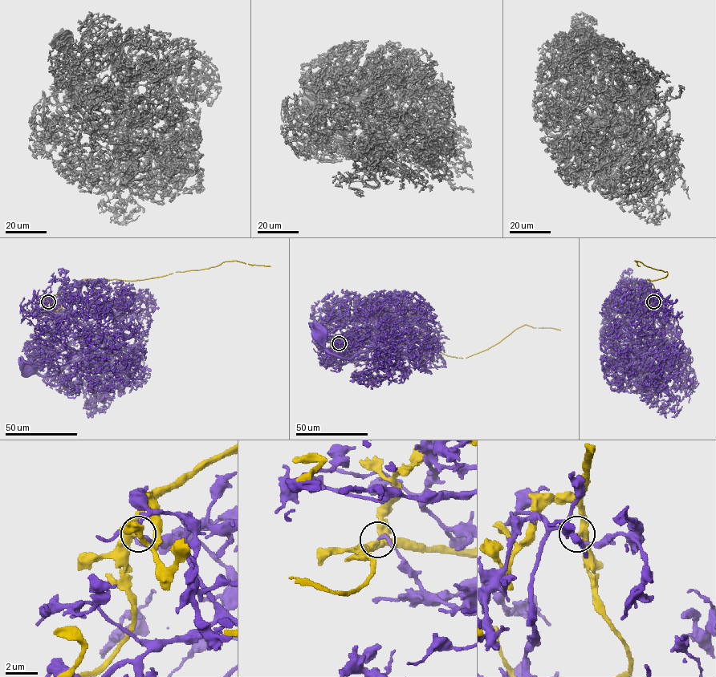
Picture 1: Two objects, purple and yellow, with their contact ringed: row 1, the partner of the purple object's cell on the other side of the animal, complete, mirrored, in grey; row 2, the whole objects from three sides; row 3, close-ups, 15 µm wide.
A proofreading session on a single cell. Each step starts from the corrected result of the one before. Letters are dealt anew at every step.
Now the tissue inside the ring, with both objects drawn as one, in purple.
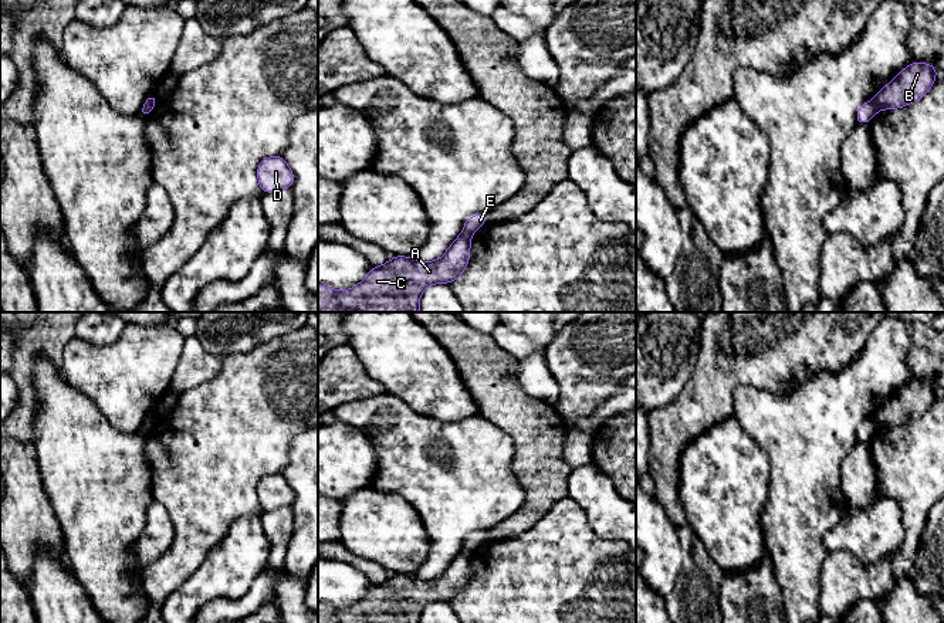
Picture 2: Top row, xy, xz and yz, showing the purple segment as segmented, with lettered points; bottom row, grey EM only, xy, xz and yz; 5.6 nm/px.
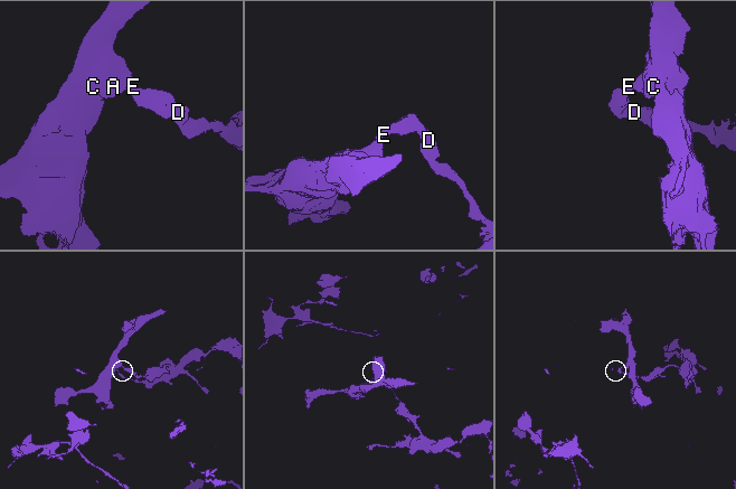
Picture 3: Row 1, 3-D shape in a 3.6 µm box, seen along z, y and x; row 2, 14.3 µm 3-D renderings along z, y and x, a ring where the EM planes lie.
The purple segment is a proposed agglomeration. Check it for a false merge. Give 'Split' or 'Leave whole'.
Split

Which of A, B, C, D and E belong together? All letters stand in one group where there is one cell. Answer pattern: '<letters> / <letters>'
A B C / D E

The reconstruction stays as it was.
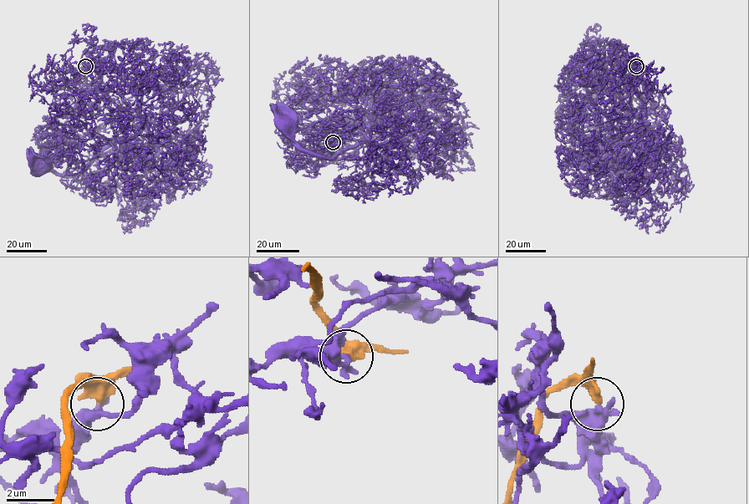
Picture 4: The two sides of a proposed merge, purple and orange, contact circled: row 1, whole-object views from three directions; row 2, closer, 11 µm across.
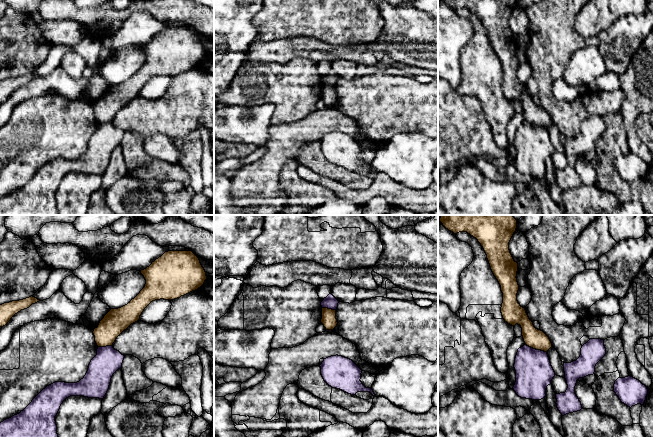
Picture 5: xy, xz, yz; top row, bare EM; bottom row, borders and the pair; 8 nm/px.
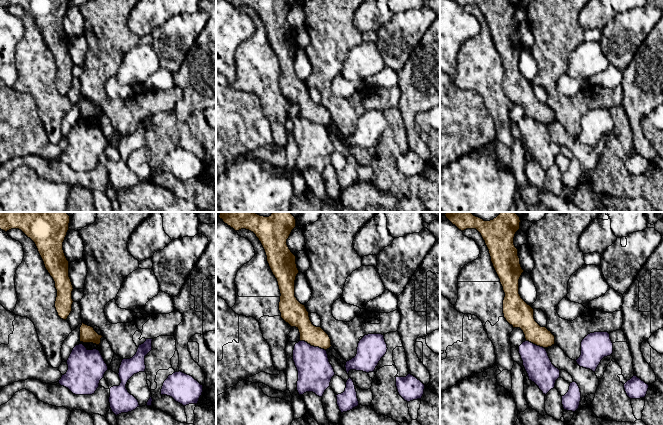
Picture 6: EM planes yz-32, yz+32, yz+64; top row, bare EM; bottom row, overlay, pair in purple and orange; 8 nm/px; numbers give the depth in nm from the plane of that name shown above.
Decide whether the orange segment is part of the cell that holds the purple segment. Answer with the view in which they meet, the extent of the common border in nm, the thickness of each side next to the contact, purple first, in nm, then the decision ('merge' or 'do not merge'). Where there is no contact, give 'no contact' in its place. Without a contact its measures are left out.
yz | 190 nm | 300/160 nm | do not merge

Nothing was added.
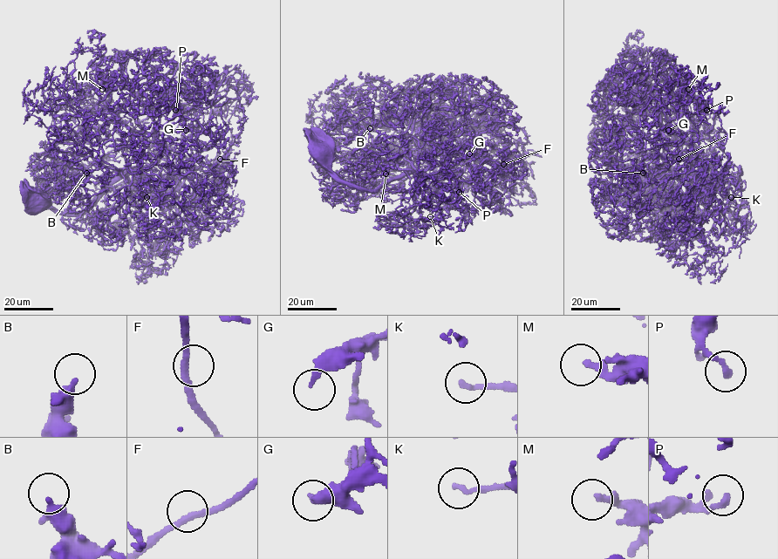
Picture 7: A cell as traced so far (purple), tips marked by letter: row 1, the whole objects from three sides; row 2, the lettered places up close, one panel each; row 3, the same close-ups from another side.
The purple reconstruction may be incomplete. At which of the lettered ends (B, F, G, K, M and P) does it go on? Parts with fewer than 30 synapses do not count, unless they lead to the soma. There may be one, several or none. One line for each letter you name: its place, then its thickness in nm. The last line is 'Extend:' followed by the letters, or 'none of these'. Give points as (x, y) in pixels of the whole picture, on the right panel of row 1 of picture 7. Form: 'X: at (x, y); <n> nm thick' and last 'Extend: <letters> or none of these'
B: at (643, 173); 440 nm thick
Extend: B

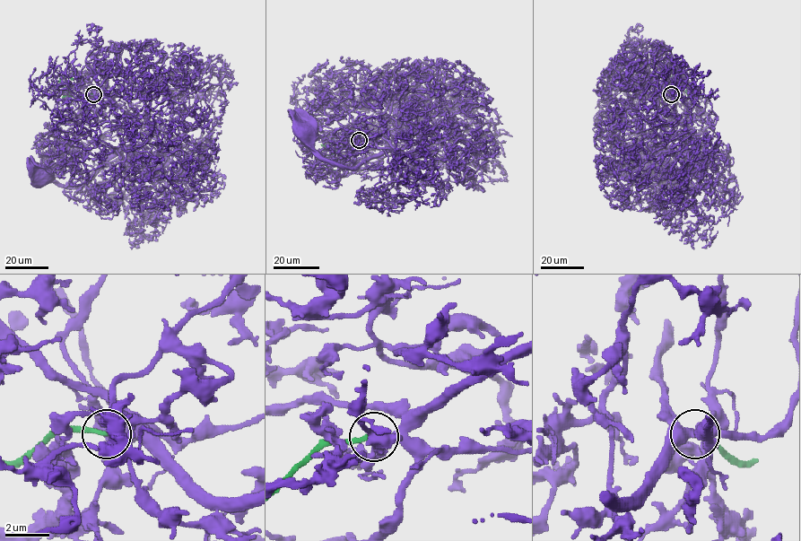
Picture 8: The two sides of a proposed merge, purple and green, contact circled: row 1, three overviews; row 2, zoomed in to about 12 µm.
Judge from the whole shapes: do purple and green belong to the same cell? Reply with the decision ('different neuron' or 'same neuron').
same neuron

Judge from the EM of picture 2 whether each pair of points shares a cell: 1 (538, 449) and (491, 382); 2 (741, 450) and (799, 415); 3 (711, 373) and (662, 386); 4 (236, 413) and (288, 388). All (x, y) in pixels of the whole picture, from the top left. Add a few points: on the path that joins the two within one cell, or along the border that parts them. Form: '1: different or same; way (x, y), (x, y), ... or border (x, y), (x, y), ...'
1: same; way (534, 432), (501, 399)
2: different; border (734, 416), (745, 433), (765, 451), (768, 473)
3: different; border (700, 348), (690, 378), (683, 389), (666, 405)
4: same; way (249, 412), (261, 399), (276, 392)

